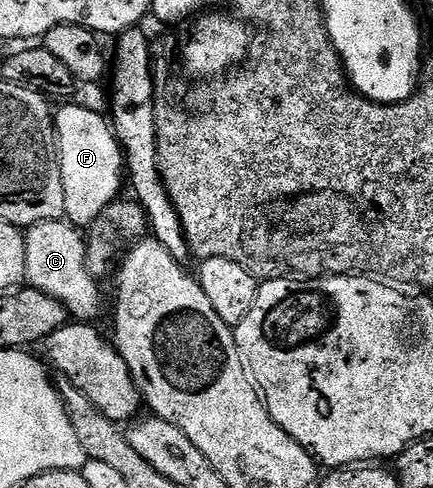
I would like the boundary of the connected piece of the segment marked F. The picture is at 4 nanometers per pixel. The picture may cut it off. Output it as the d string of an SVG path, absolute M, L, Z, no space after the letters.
M70 105L56 117L56 156L62 166L62 190L64 191L65 220L75 227L90 225L98 216L105 214L110 206L119 200L122 185L124 189L124 150L109 120L106 121L94 109L82 105Z

